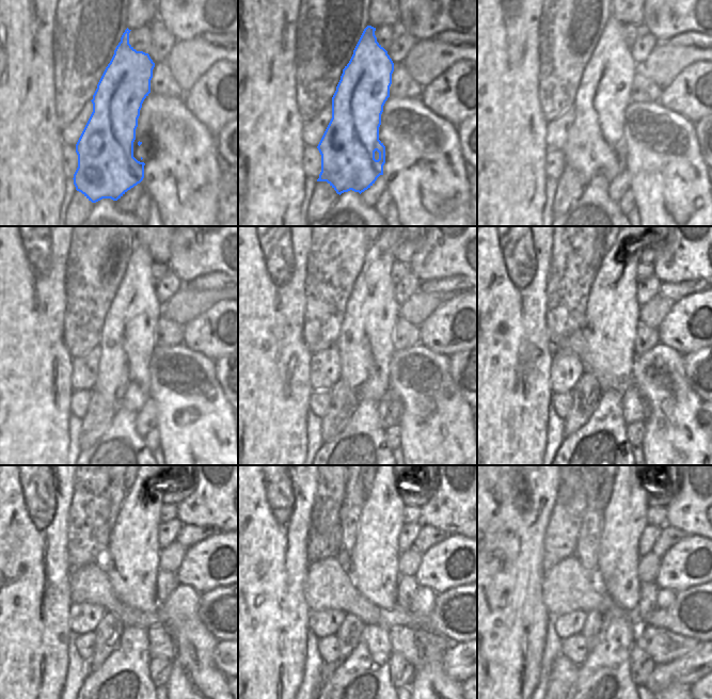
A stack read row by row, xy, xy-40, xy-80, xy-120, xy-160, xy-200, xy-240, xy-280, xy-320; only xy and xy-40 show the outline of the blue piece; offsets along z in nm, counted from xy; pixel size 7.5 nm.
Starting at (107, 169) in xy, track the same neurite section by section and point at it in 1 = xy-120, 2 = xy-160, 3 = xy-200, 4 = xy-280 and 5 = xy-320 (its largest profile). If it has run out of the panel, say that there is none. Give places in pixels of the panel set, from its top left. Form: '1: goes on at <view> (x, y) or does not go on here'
1: goes on at xy-120 (127, 339)
2: goes on at xy-160 (364, 343)
3: goes on at xy-200 (612, 316)
4: goes on at xy-280 (373, 566)
5: goes on at xy-320 (625, 515)

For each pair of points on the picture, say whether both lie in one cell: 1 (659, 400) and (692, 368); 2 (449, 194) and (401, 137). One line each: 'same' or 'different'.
1: different
2: same

